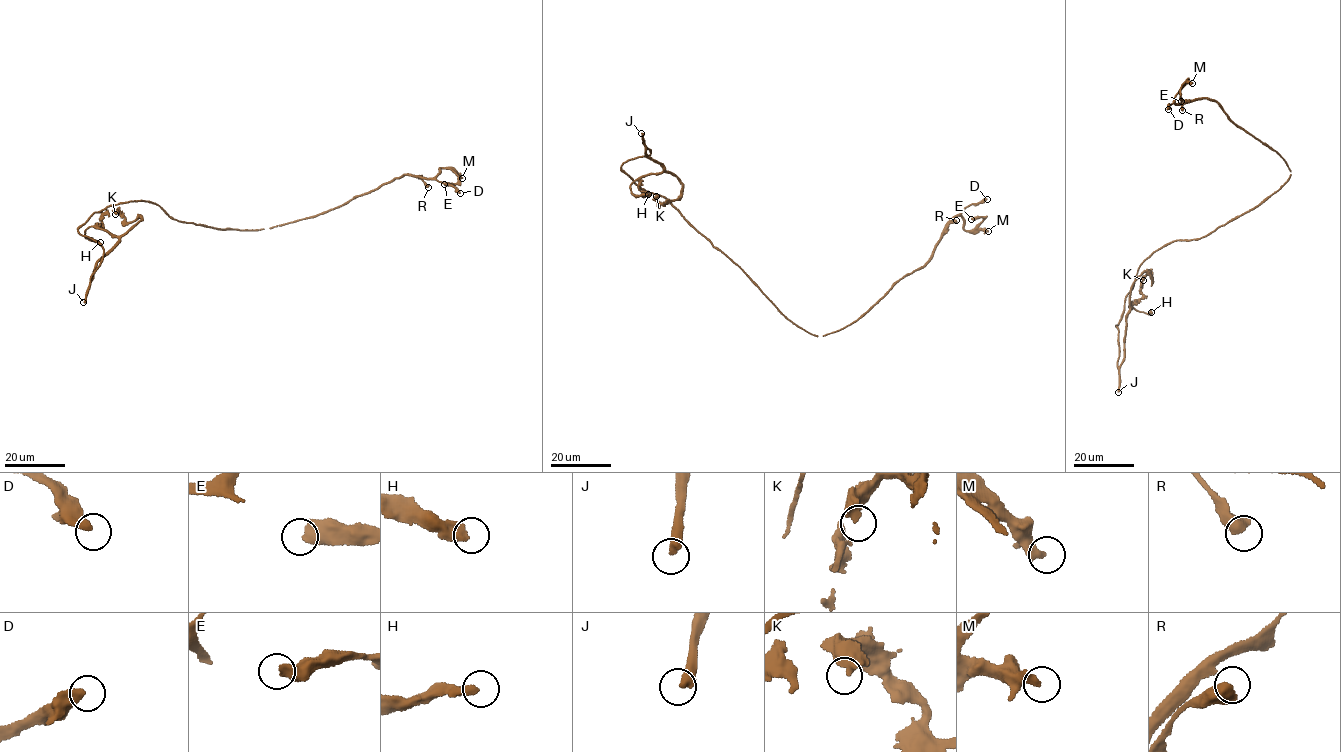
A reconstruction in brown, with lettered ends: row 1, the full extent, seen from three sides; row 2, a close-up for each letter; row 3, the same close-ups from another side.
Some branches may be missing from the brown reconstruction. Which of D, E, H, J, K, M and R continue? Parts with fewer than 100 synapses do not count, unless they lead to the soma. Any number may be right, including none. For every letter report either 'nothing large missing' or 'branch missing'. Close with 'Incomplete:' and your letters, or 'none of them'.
D: nothing large missing
E: nothing large missing
H: nothing large missing
J: nothing large missing
K: nothing large missing
M: nothing large missing
R: nothing large missing
Incomplete: none of them

